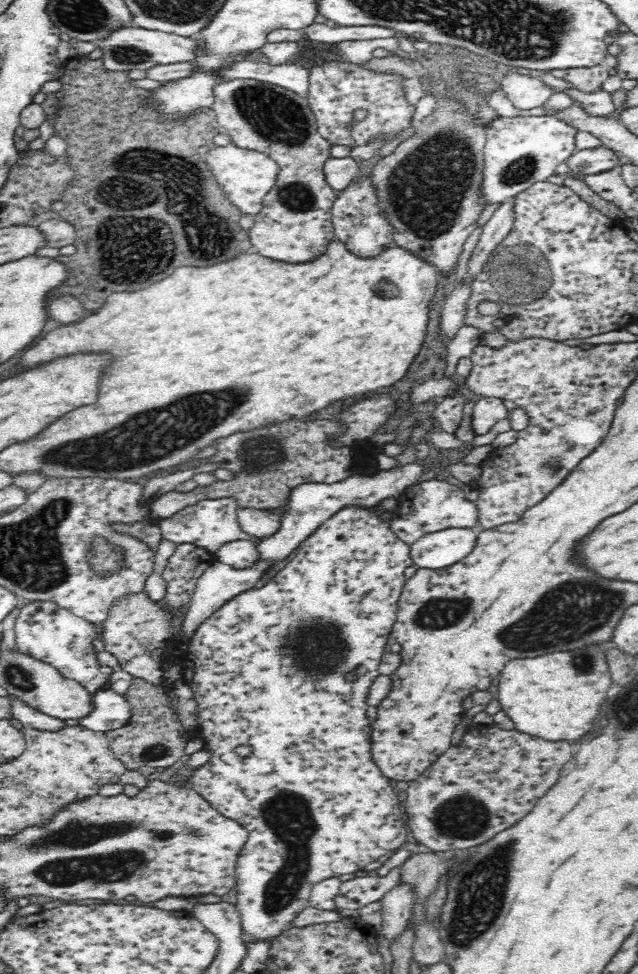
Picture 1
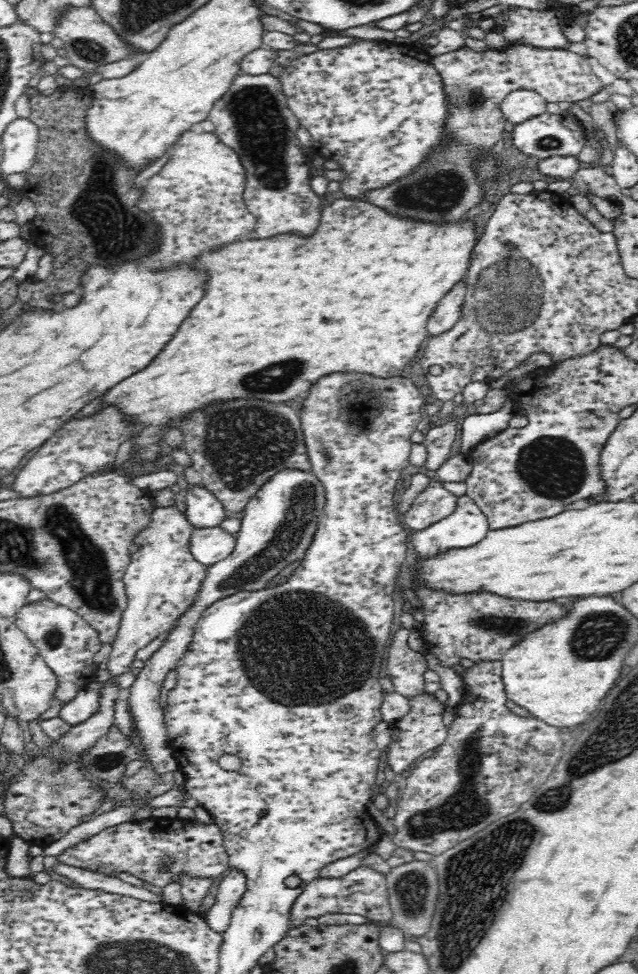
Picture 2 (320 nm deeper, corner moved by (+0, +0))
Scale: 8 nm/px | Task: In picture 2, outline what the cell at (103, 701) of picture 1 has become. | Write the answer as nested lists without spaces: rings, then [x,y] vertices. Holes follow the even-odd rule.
[[[93,681],[86,689],[80,690],[72,700],[62,706],[59,717],[72,727],[94,717],[94,714],[100,712],[98,688],[100,683]]]

